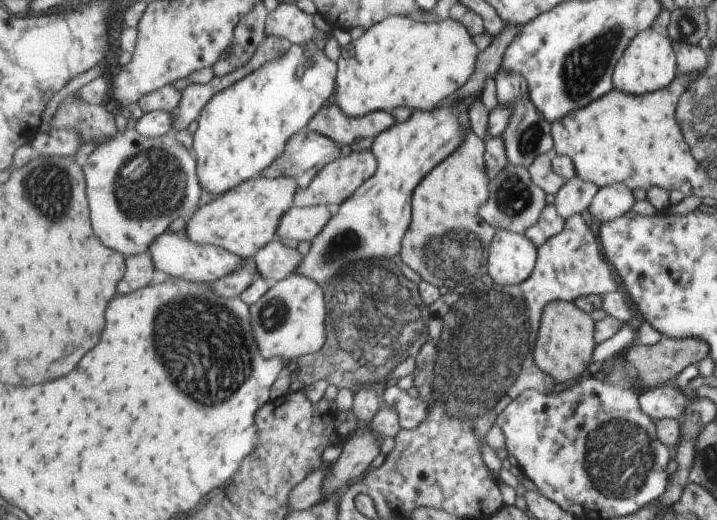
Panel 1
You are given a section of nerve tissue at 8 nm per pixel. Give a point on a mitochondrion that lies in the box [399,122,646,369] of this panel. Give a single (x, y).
(449, 252)

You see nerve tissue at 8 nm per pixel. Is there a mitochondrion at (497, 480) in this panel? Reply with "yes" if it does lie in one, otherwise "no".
no

